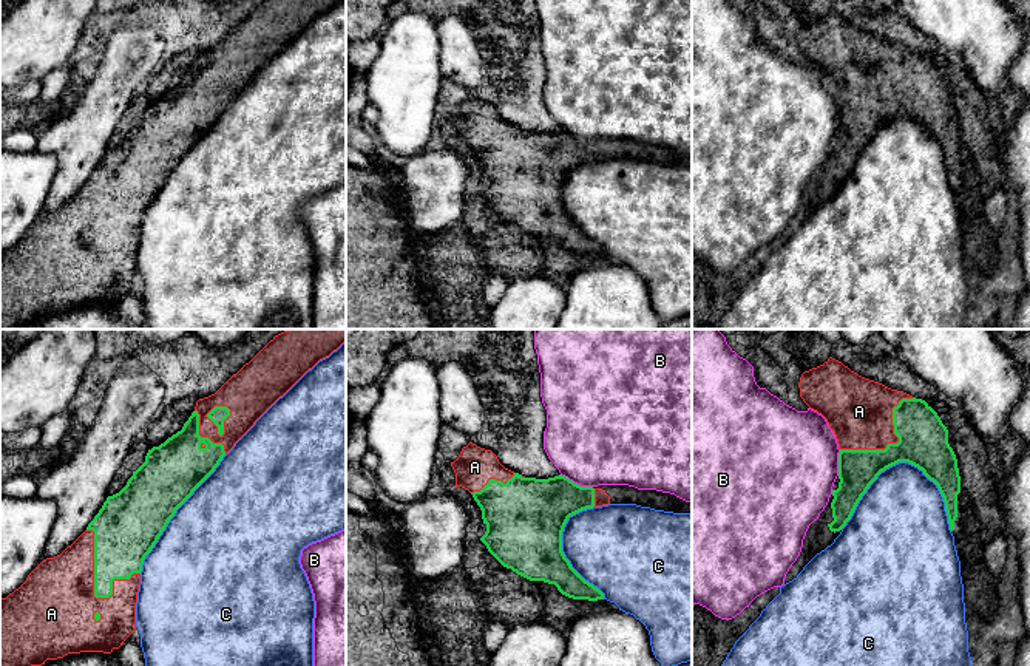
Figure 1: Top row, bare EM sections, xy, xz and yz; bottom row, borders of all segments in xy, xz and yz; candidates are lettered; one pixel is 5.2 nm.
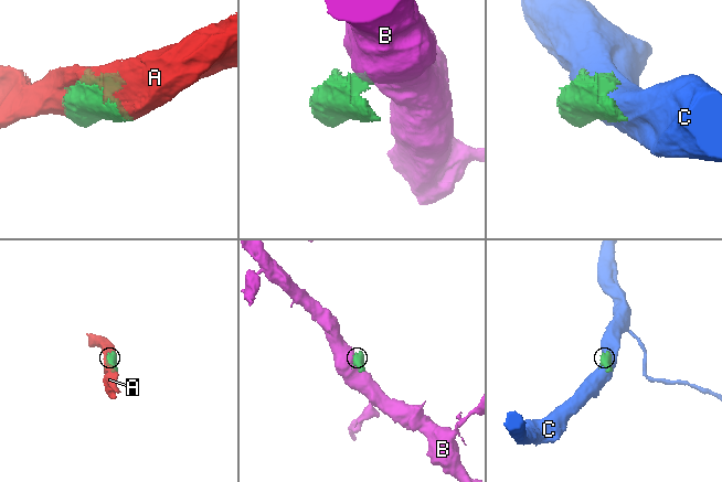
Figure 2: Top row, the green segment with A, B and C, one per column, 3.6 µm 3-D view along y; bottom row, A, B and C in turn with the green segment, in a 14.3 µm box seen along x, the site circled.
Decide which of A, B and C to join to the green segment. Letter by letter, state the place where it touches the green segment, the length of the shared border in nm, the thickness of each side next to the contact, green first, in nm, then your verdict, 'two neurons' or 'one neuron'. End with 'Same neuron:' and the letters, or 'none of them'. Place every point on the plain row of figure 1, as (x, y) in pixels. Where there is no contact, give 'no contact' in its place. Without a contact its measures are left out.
A: xy (94, 221) | 380 nm | 340/380 nm | one neuron
B: xz (576, 138) | 180 nm | 340/480 nm | two neurons
C: yz (904, 115) | 600 nm | 260/420 nm | two neurons
Same neuron: A

